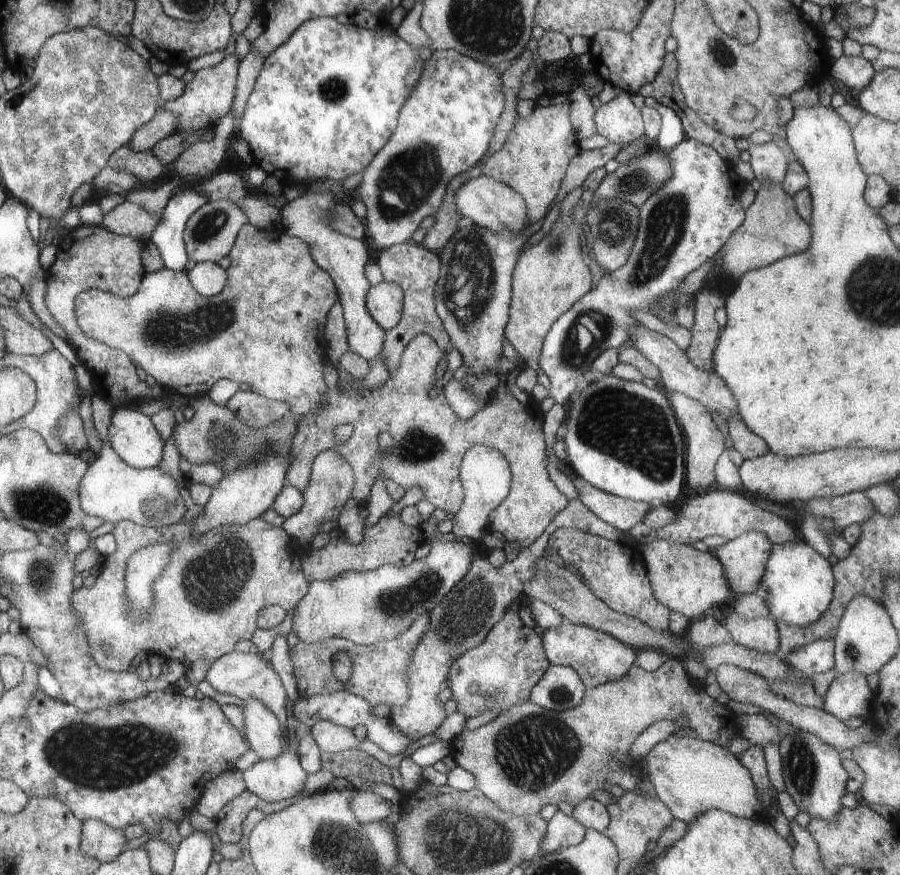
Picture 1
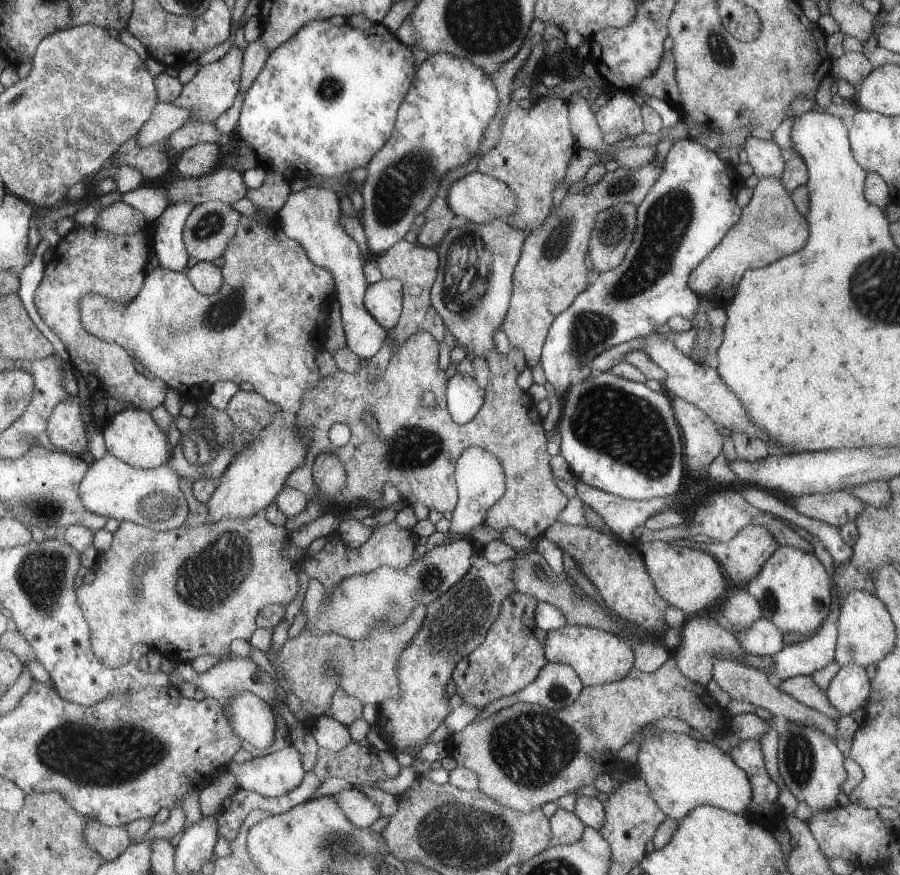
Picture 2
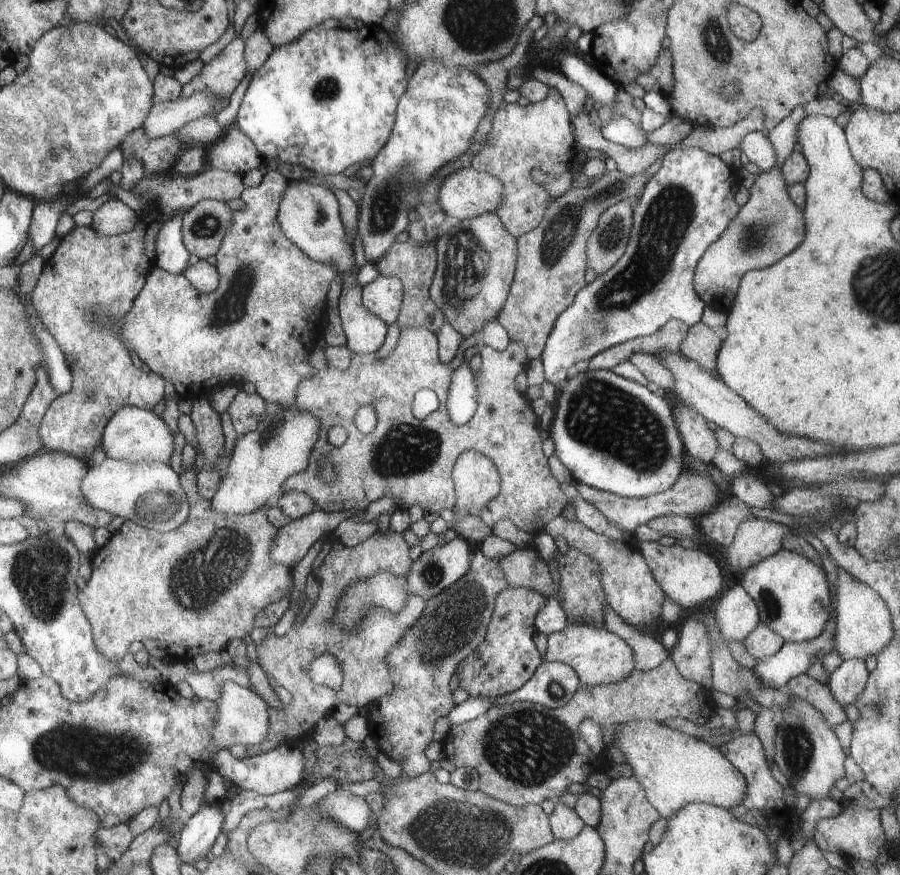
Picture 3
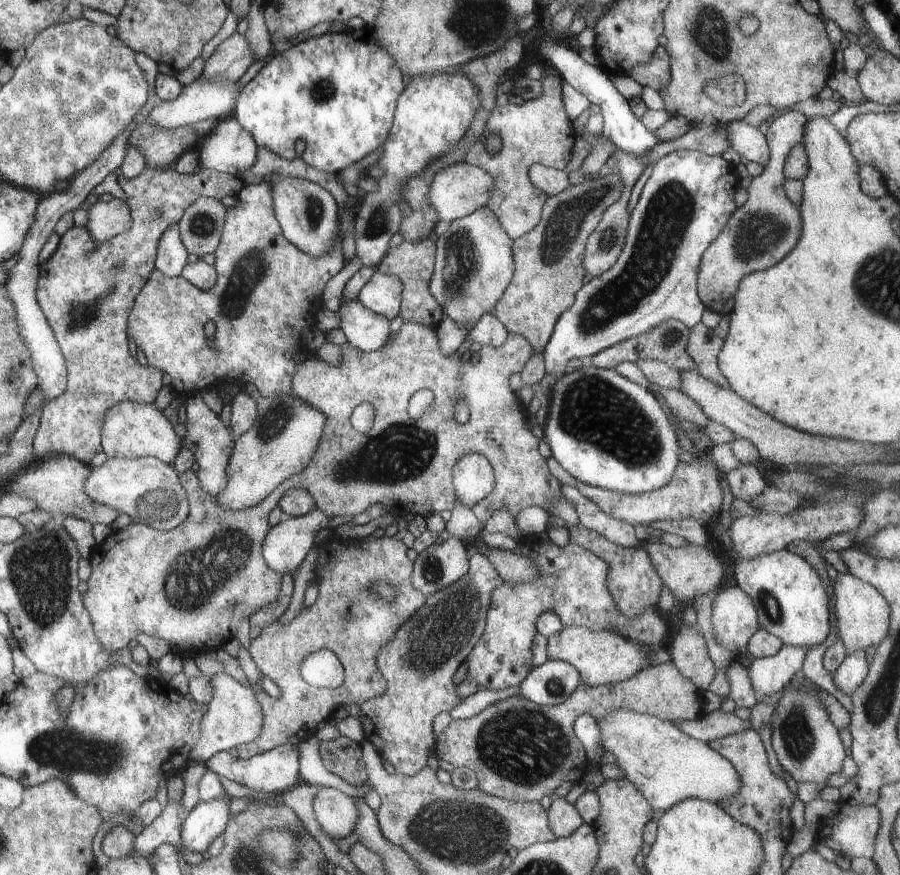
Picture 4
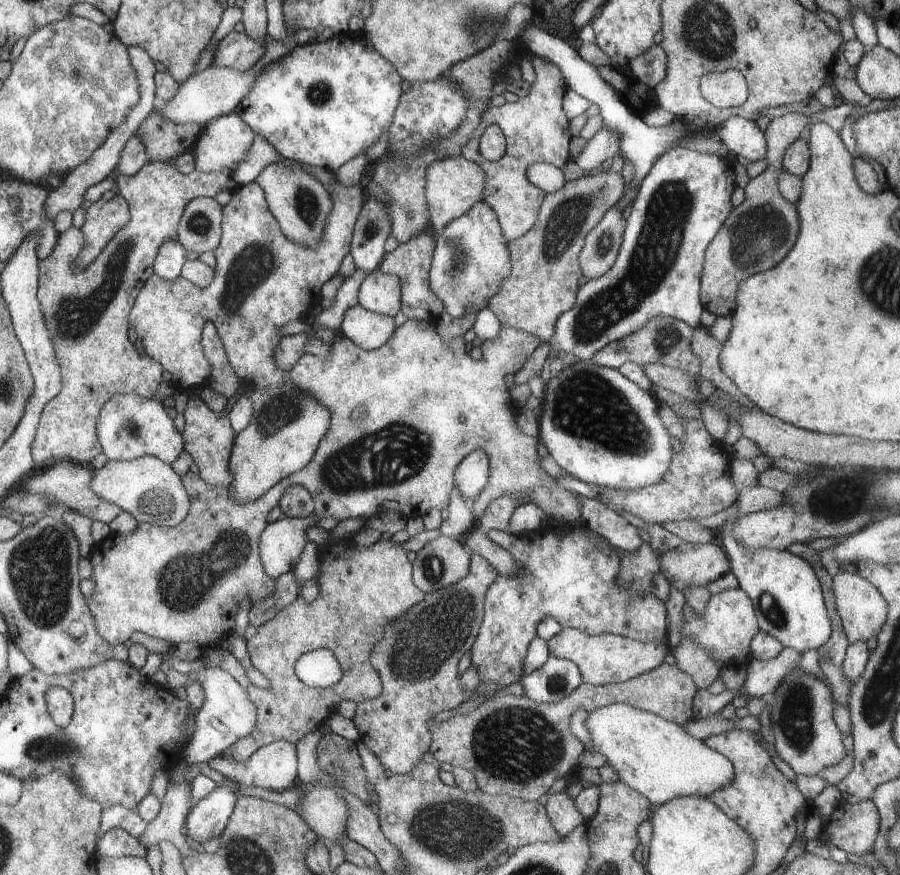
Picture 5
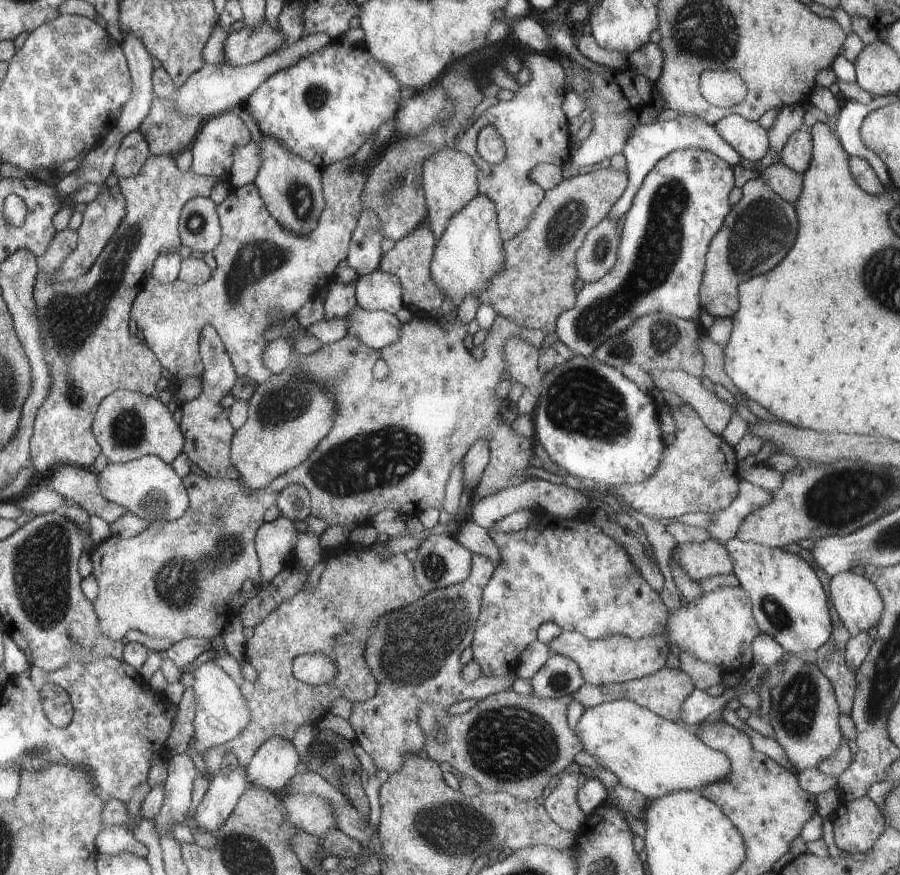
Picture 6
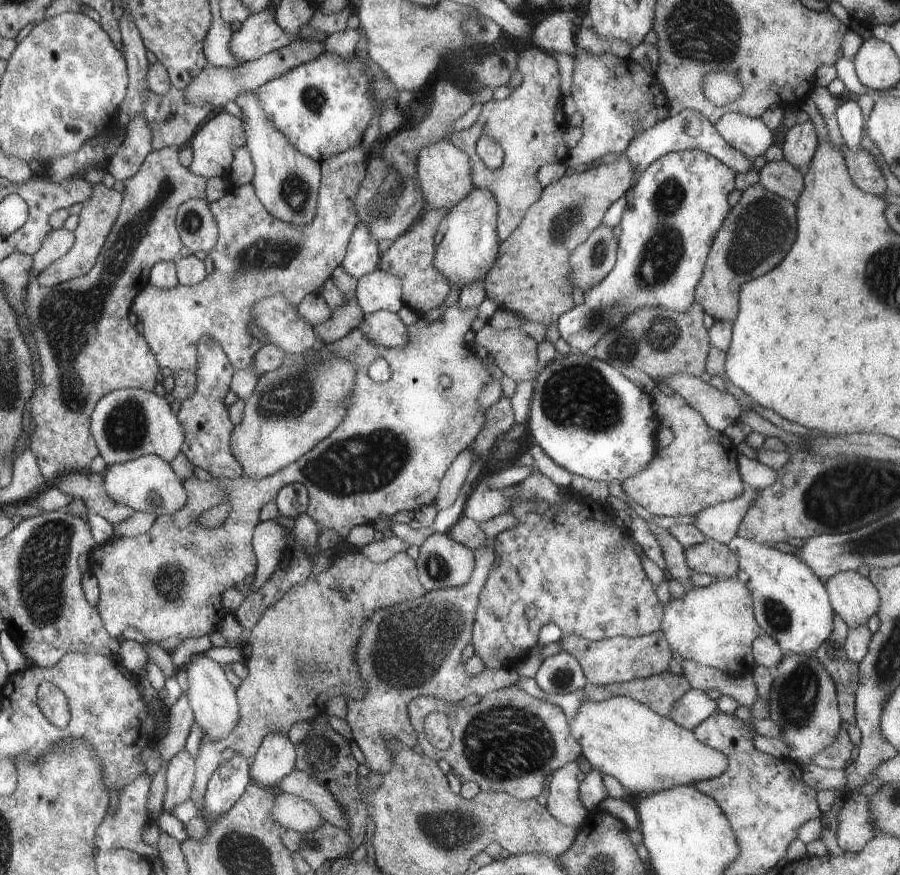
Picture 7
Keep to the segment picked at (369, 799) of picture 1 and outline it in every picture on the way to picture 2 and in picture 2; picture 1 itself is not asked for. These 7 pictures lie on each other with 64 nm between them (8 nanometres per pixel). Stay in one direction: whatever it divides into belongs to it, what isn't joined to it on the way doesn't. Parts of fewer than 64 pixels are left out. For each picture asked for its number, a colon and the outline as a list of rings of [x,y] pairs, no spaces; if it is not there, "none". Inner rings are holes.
2: [[[351,788],[347,792],[339,792],[339,794],[331,796],[331,798],[337,800],[341,812],[349,818],[349,822],[355,828],[367,830],[379,818],[377,806],[365,796],[365,792],[359,792],[359,790]]]

